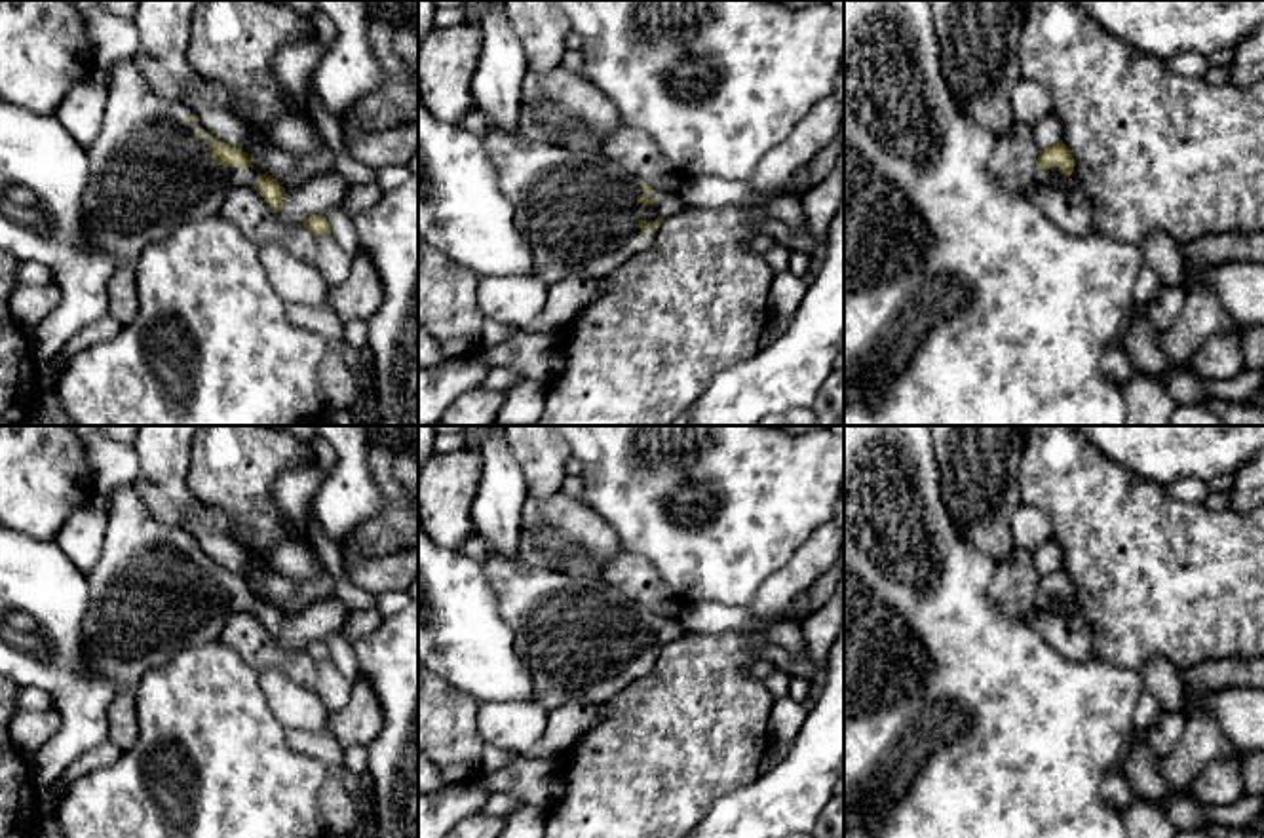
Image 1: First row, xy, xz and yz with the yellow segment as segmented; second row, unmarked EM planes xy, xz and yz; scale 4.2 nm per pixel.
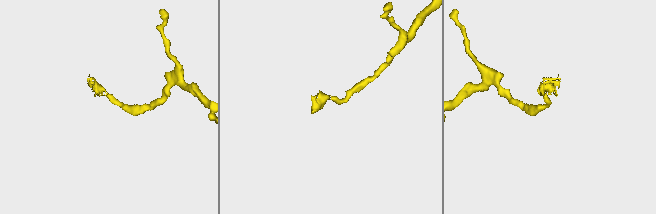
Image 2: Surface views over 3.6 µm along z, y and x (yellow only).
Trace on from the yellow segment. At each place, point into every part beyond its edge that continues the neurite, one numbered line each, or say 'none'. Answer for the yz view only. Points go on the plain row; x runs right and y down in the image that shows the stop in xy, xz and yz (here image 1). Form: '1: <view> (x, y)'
1: yz (1053, 603)

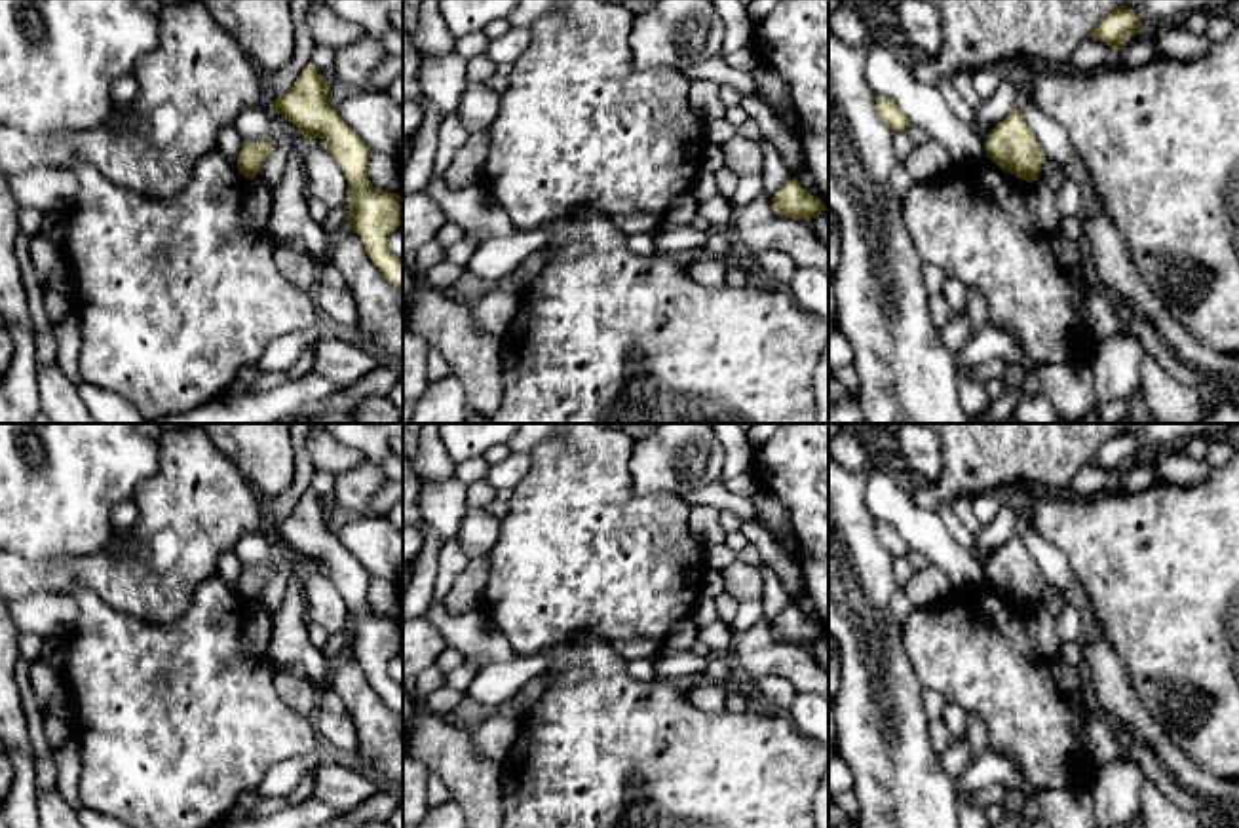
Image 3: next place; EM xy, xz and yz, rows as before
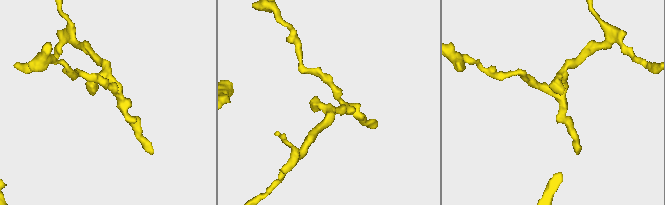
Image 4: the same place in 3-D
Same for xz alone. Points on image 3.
none

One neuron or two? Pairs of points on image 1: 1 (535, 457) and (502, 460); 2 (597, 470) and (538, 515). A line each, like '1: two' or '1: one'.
1: two
2: two

